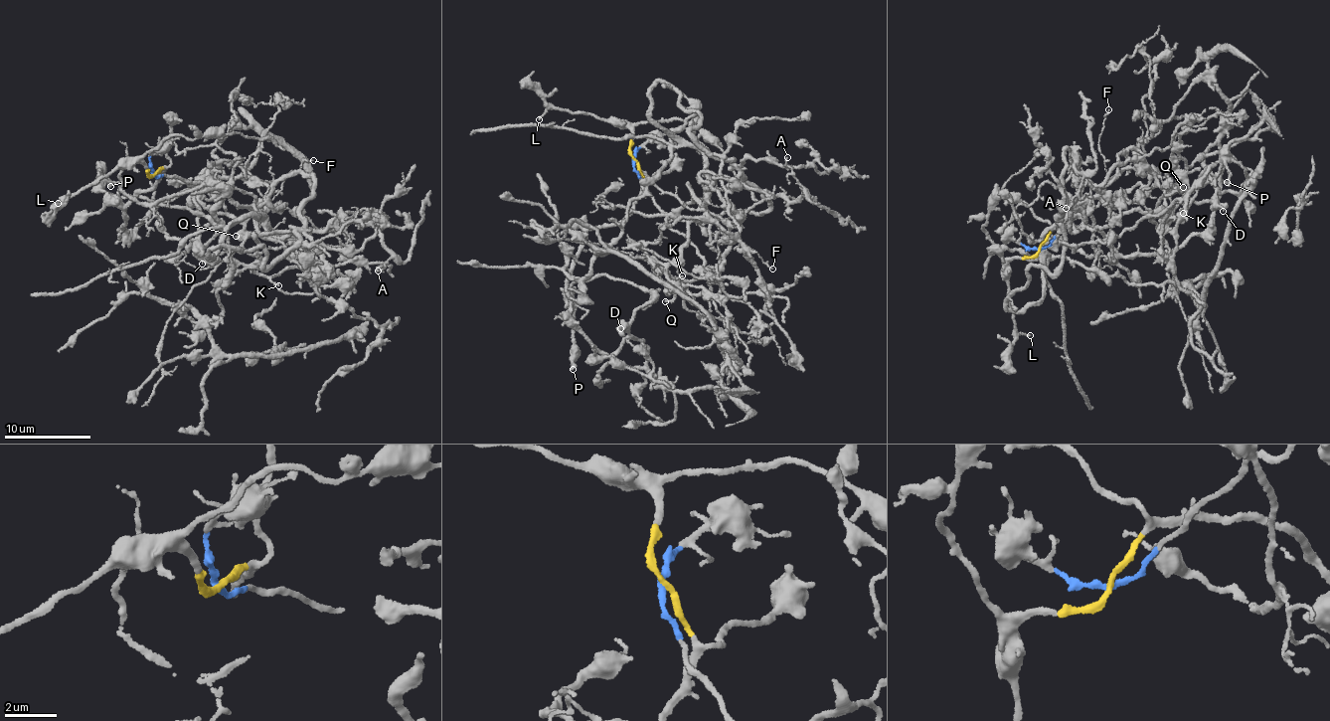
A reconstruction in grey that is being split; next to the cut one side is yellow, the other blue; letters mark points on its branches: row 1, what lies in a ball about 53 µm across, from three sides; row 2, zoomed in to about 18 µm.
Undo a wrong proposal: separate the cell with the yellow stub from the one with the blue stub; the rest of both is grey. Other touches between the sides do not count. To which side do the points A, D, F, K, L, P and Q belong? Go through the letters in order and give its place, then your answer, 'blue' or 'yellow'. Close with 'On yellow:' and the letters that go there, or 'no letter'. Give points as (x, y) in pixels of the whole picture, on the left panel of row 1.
A: at (378, 270); blue
D: at (202, 264); yellow
F: at (313, 160); blue
K: at (278, 285); blue
L: at (58, 203); yellow
P: at (110, 186); yellow
Q: at (236, 236); blue
On yellow: D, L, P

